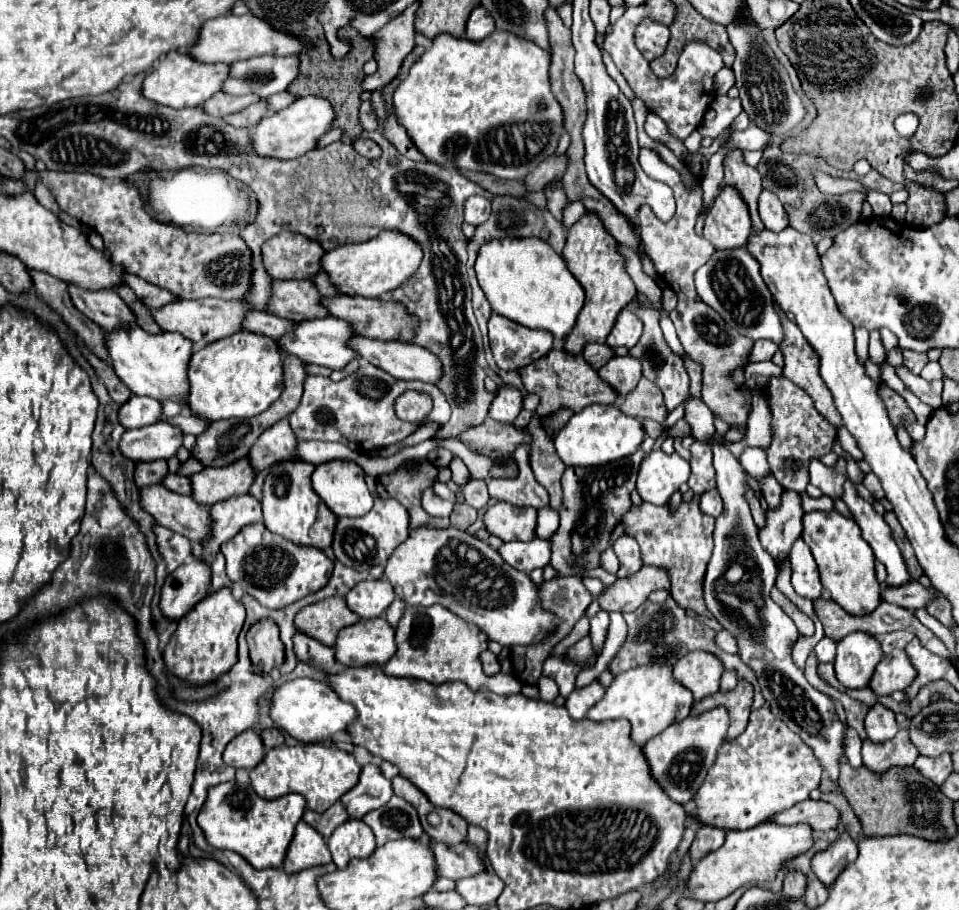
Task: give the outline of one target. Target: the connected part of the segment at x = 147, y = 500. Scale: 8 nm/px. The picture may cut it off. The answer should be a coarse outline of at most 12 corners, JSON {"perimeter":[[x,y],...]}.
{"perimeter":[[157,484],[141,506],[157,524],[203,544],[211,508]]}

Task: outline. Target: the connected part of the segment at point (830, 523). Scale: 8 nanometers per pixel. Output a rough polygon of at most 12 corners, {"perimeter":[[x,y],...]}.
{"perimeter":[[803,516],[831,598],[853,616],[881,602],[875,556],[855,520]]}

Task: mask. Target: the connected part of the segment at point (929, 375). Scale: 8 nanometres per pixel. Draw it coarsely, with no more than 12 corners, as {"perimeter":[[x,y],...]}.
{"perimeter":[[927,362],[919,376],[941,380],[943,372],[937,362]]}

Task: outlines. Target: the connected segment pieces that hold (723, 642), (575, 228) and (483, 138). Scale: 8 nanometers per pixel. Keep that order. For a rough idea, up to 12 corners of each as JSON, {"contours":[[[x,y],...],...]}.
{"contours":[[[727,630],[717,632],[717,644],[729,654],[737,654],[737,640]],[[595,212],[567,228],[563,258],[587,300],[563,348],[605,342],[637,296]],[[437,34],[393,104],[433,162],[523,180],[555,154],[551,52]]]}

